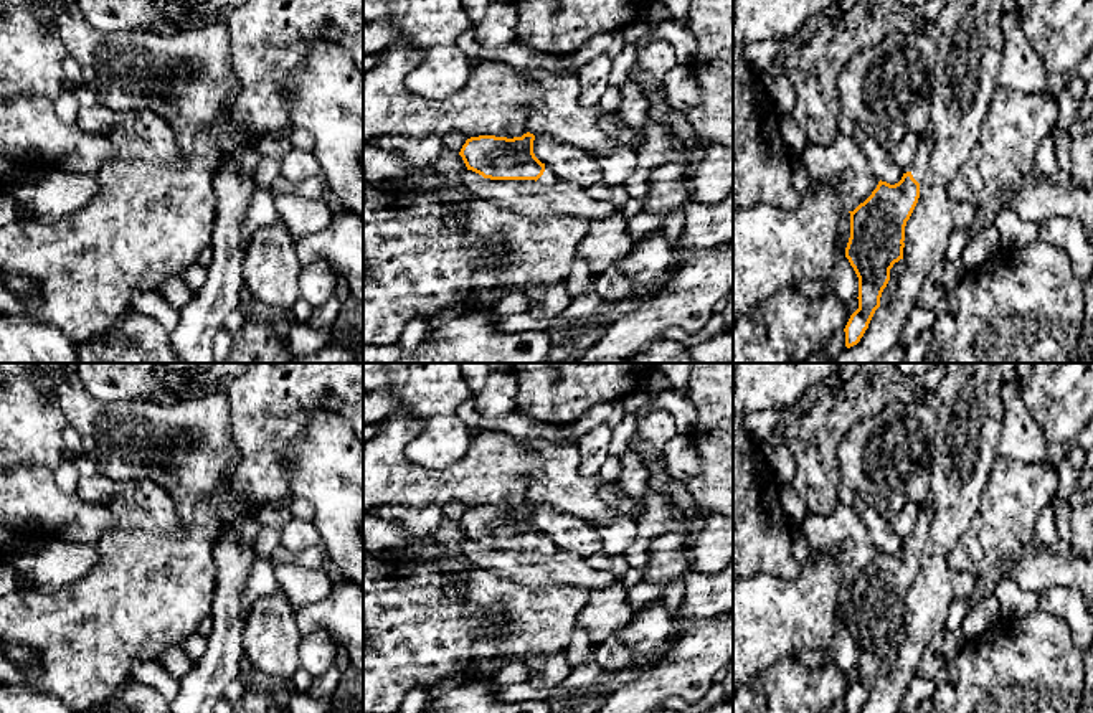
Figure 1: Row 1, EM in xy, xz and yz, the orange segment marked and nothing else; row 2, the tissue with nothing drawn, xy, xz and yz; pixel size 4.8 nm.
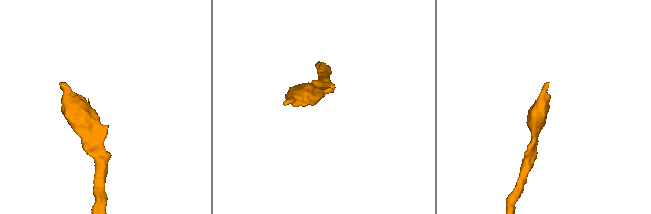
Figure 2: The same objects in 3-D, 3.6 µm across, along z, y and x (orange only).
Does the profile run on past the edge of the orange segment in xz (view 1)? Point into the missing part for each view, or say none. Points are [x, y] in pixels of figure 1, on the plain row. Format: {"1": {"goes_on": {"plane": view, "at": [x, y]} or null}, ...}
{"1": {"goes_on": {"plane": "xz", "at": [548, 547]}}}

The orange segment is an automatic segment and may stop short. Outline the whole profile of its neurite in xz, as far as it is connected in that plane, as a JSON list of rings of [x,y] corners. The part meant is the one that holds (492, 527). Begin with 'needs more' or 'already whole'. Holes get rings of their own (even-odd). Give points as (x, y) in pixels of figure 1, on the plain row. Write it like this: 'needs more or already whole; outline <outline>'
needs more; outline [[[527,502],[522,507],[471,507],[459,525],[467,540],[490,550],[535,550],[542,555],[553,555],[558,546],[550,535],[542,533],[533,523],[535,505]]]

